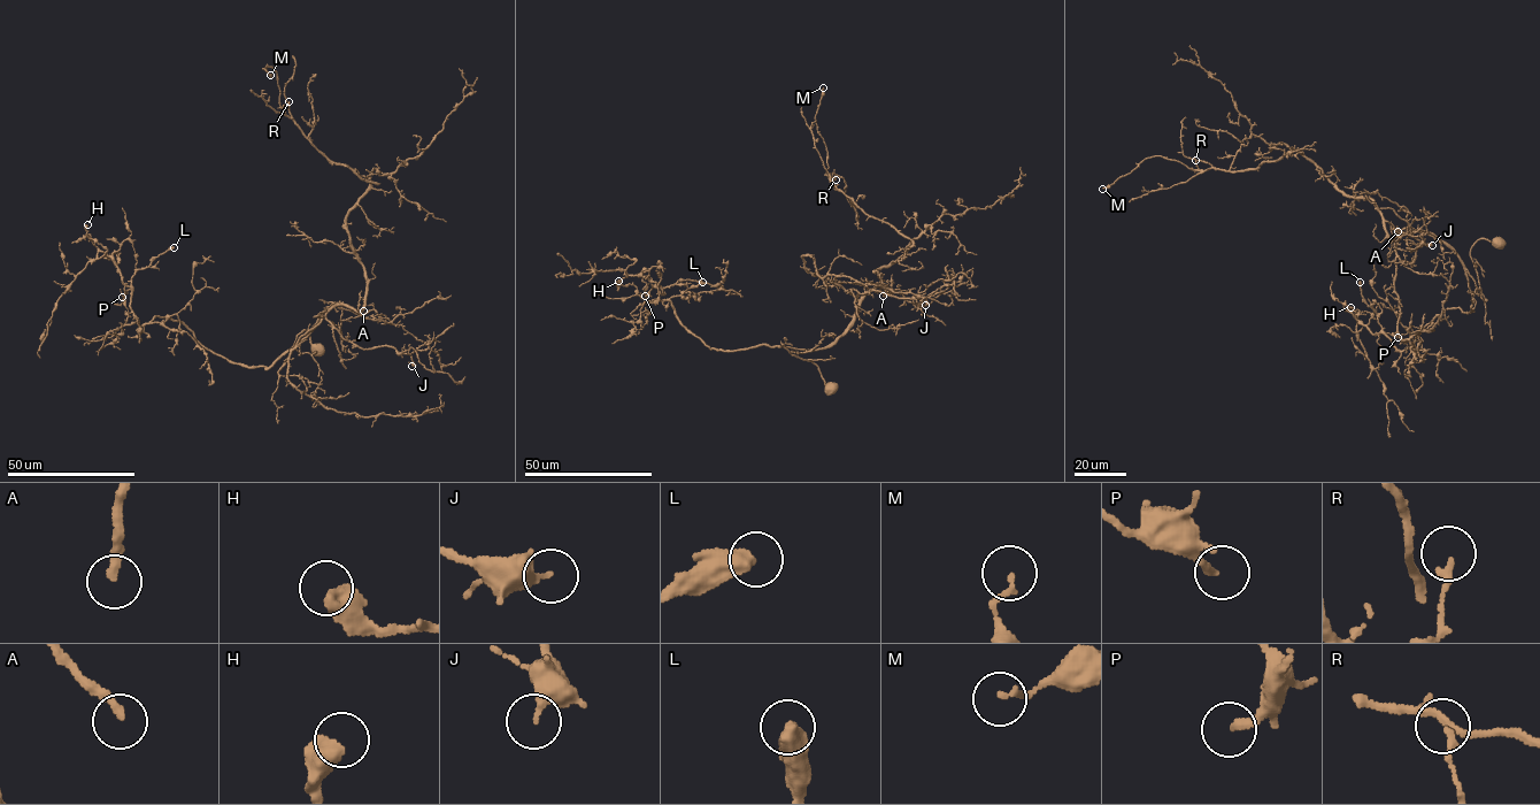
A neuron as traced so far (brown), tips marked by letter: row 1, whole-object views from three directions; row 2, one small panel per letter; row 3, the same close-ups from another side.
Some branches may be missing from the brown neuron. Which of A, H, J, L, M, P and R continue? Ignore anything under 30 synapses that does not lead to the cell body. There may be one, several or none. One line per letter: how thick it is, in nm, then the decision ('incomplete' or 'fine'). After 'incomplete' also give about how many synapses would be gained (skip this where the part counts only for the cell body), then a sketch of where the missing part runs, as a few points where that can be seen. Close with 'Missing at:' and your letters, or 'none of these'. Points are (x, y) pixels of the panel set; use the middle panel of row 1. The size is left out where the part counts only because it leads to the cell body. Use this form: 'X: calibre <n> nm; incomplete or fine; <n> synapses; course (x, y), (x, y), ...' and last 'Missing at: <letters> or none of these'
A: calibre 240 nm; incomplete; 35 synapses; course (883, 296), (875, 320), (890, 319), (892, 323)
H: calibre 600 nm; fine
J: calibre 340 nm; fine
L: calibre 550 nm; incomplete; 60 synapses; course (702, 282), (732, 301), (738, 298), (737, 293), (744, 293)
M: calibre 140 nm; fine
P: calibre 190 nm; fine
R: calibre 190 nm; fine
Missing at: A, L

